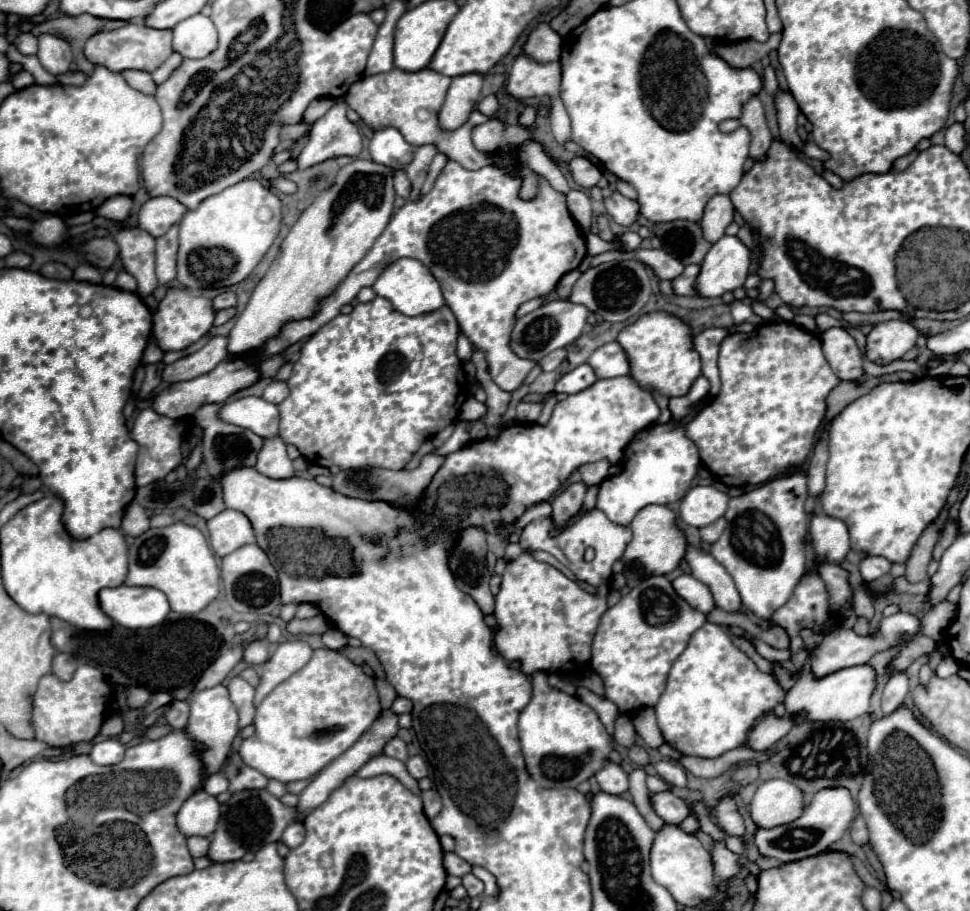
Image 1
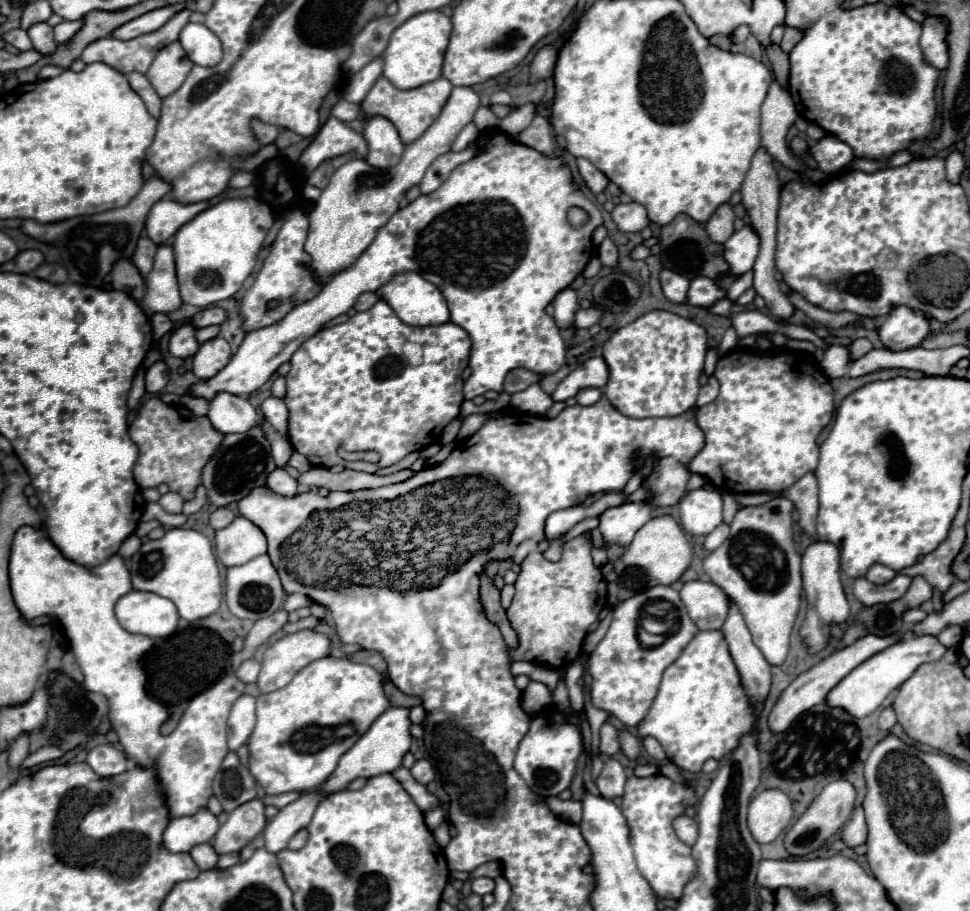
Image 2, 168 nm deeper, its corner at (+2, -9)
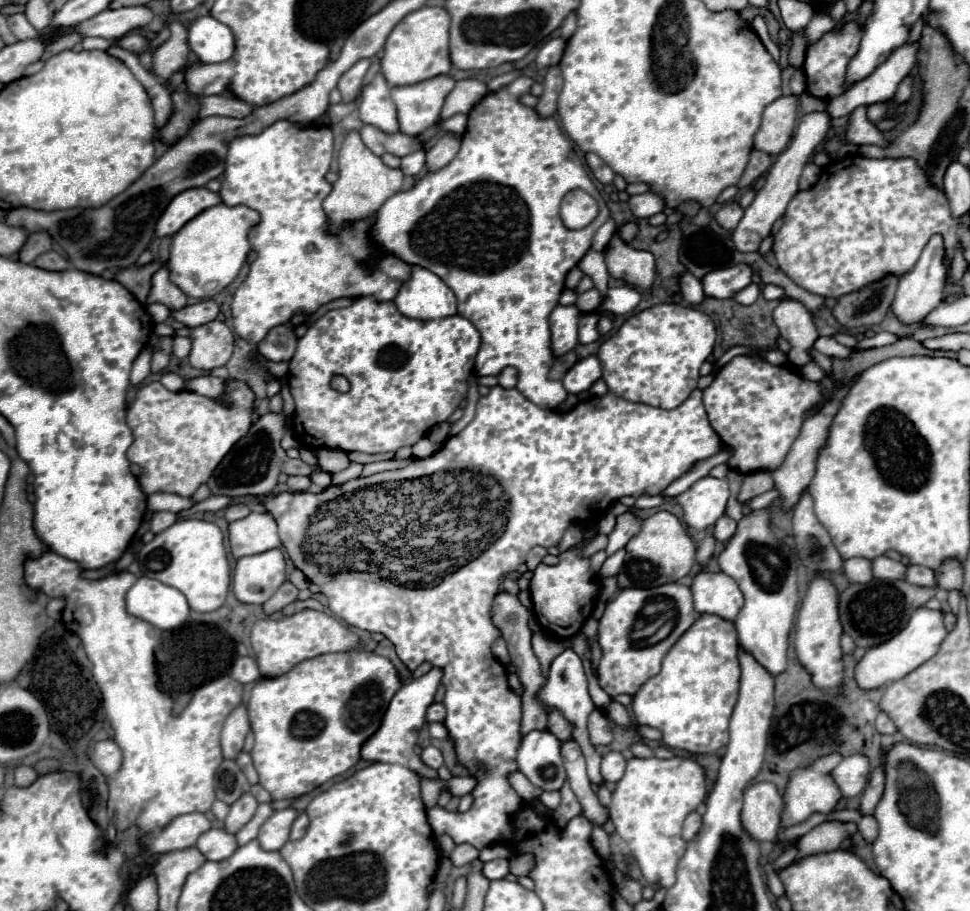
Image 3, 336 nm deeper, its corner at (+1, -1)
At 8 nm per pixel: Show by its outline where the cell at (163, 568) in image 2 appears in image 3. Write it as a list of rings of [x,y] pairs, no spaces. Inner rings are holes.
[[[179,519],[169,529],[157,533],[149,543],[139,545],[135,559],[145,577],[179,589],[193,611],[215,611],[225,603],[231,573],[223,547],[223,533],[215,523],[201,519]]]

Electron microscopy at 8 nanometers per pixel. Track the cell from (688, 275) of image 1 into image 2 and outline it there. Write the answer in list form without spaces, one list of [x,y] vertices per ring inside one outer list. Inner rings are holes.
[[[694,279],[688,289],[688,303],[696,307],[712,307],[716,301],[726,297],[726,289],[712,279]]]

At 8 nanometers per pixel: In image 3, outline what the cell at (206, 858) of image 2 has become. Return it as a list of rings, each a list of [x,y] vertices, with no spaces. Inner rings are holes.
[[[209,829],[197,839],[197,849],[209,861],[223,861],[223,859],[231,857],[237,849],[235,835],[223,831],[223,829]]]

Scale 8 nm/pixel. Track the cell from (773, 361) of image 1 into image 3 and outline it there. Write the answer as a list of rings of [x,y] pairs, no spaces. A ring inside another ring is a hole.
[[[737,355],[733,357],[713,379],[713,383],[703,389],[703,405],[709,417],[711,427],[719,435],[721,443],[731,449],[731,457],[727,461],[729,469],[739,473],[755,473],[765,469],[781,467],[793,441],[799,437],[805,413],[823,403],[821,385],[809,379],[803,379],[801,373],[793,365],[771,365],[761,357]]]

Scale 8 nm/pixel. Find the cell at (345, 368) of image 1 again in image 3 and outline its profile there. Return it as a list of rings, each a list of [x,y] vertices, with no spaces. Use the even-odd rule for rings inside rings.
[[[359,297],[351,307],[327,311],[299,339],[297,351],[289,361],[289,387],[295,399],[295,437],[313,449],[323,445],[347,453],[395,453],[403,445],[415,445],[431,427],[447,421],[459,407],[457,395],[461,399],[467,395],[467,377],[473,371],[479,341],[479,331],[461,315],[437,321],[409,319],[397,311],[393,301]],[[335,375],[347,377],[351,383],[347,393],[331,389]]]

